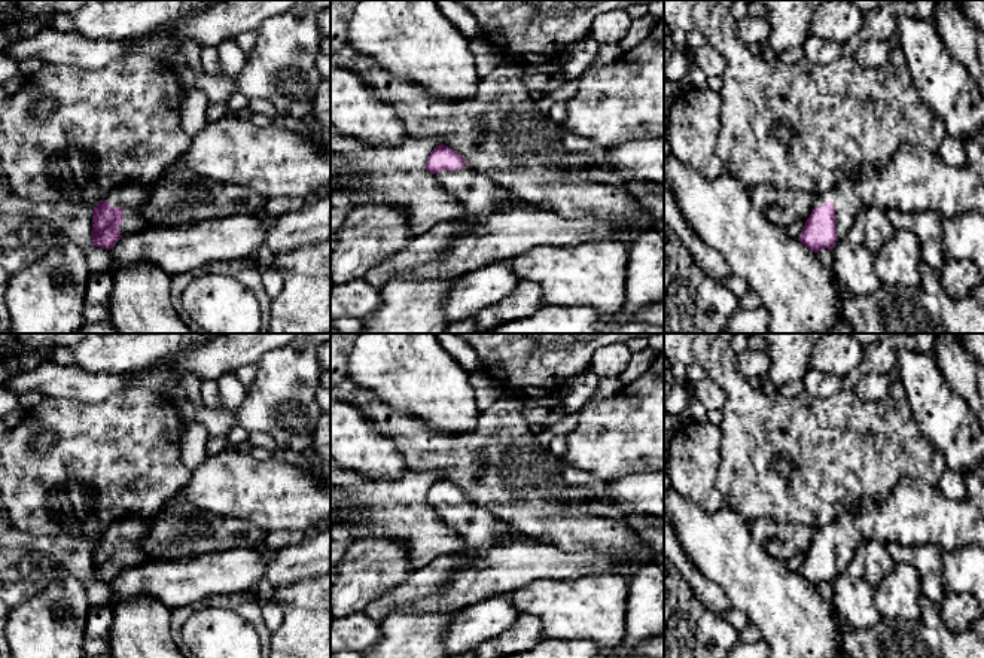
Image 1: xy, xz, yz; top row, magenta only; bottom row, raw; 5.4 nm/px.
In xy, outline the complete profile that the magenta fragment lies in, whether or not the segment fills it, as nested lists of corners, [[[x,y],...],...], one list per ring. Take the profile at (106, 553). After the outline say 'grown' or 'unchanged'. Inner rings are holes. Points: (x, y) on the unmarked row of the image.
[[[155,515],[124,517],[94,540],[91,570],[95,581],[110,584],[125,567],[137,566],[149,558],[141,542],[153,520]]]; grown

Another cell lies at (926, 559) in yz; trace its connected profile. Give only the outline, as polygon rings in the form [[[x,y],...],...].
[[[886,543],[889,554],[896,563],[911,564],[920,576],[921,594],[935,603],[944,598],[944,549],[938,545],[901,545]]]

